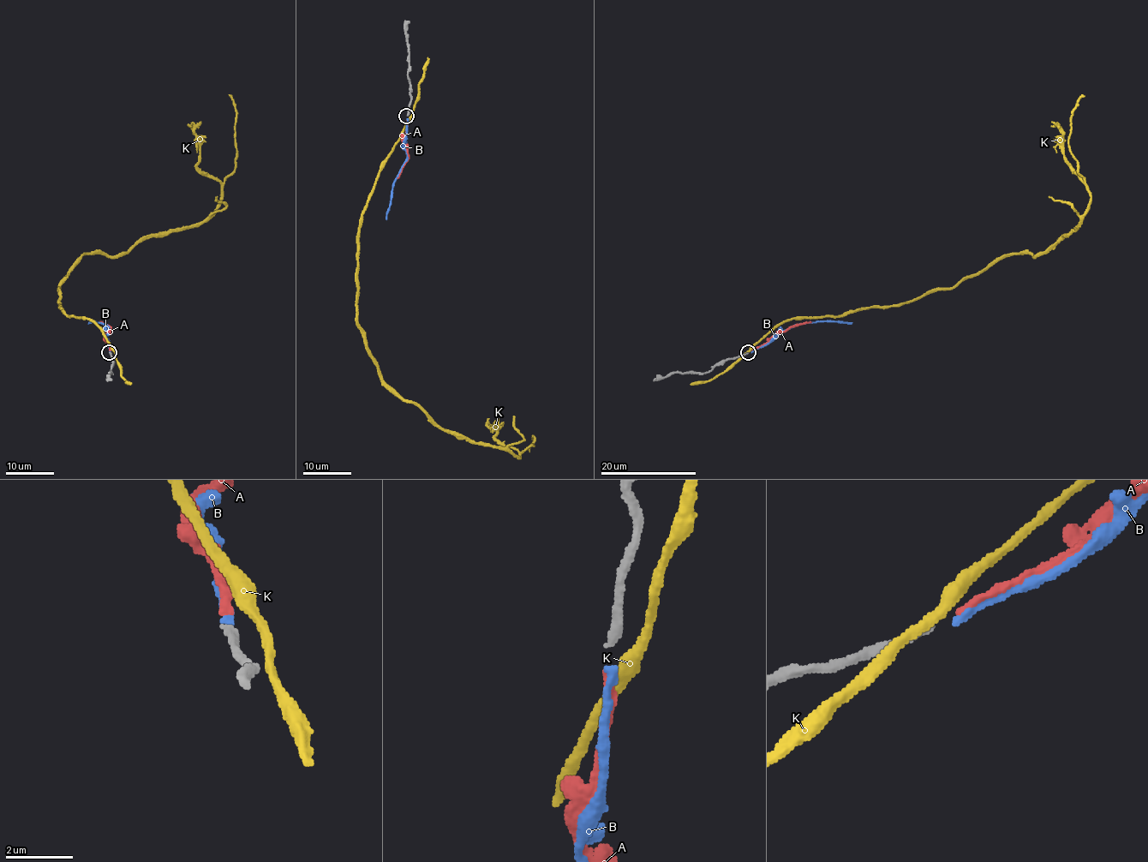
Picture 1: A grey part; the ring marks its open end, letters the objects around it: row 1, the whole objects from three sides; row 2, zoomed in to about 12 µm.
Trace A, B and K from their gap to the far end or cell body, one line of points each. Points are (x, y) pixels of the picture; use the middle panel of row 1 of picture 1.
A: (407, 119), (403, 143), (408, 158), (396, 179)
B: (407, 118), (407, 134), (403, 144), (407, 152), (405, 160), (392, 188), (386, 219)
K: (409, 116), (359, 227), (356, 325), (383, 381), (440, 427), (505, 447), (518, 457), (532, 436), (529, 451)

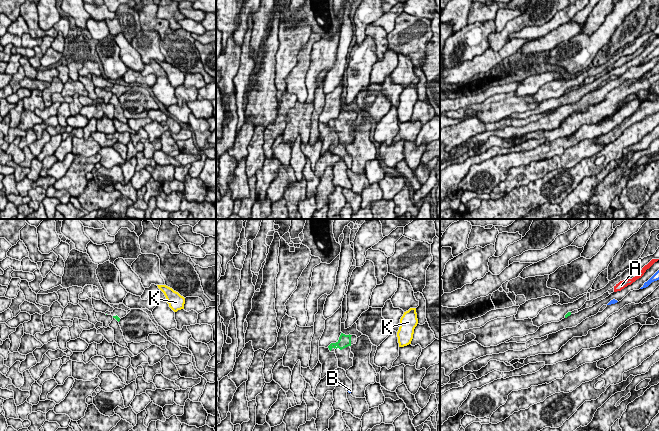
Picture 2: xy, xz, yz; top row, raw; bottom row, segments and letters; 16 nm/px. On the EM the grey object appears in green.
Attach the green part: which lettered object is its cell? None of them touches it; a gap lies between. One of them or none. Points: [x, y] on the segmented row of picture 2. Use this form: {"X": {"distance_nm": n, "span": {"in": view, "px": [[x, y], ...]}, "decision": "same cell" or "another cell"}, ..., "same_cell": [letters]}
{"A": {"distance_nm": 800, "span": {"in": "yz", "px": [[570, 312], [614, 291]]}, "decision": "same cell"}, "B": {"distance_nm": 600, "span": {"in": "yz", "px": [[570, 312], [607, 304]]}, "decision": "another cell"}, "K": {"distance_nm": 750, "span": {"in": "xz", "px": [[351, 335], [397, 335]]}, "decision": "another cell"}, "same_cell": ["A"]}

